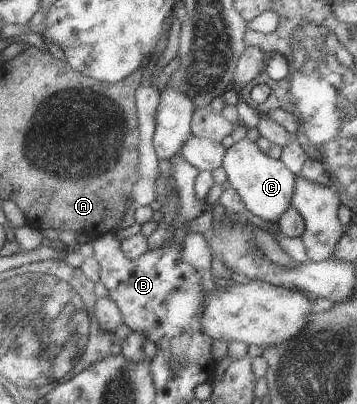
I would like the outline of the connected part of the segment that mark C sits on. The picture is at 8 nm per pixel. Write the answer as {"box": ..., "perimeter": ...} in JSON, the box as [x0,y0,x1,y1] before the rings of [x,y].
{"box":[223,138,300,225],"perimeter":[[[246,138],[234,144],[228,149],[223,167],[228,173],[229,181],[255,216],[277,225],[294,206],[300,177],[293,173],[285,161],[265,153],[257,142]]]}

